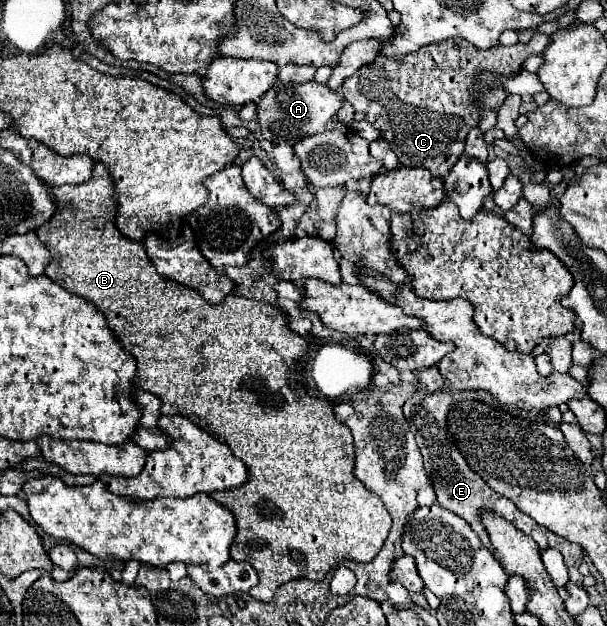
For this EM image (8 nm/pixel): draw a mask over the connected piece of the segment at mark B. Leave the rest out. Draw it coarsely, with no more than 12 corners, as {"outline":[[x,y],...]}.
{"outline":[[102,162],[56,186],[44,274],[136,388],[230,446],[210,498],[272,600],[372,562],[390,514],[272,304],[208,304],[114,222]]}

